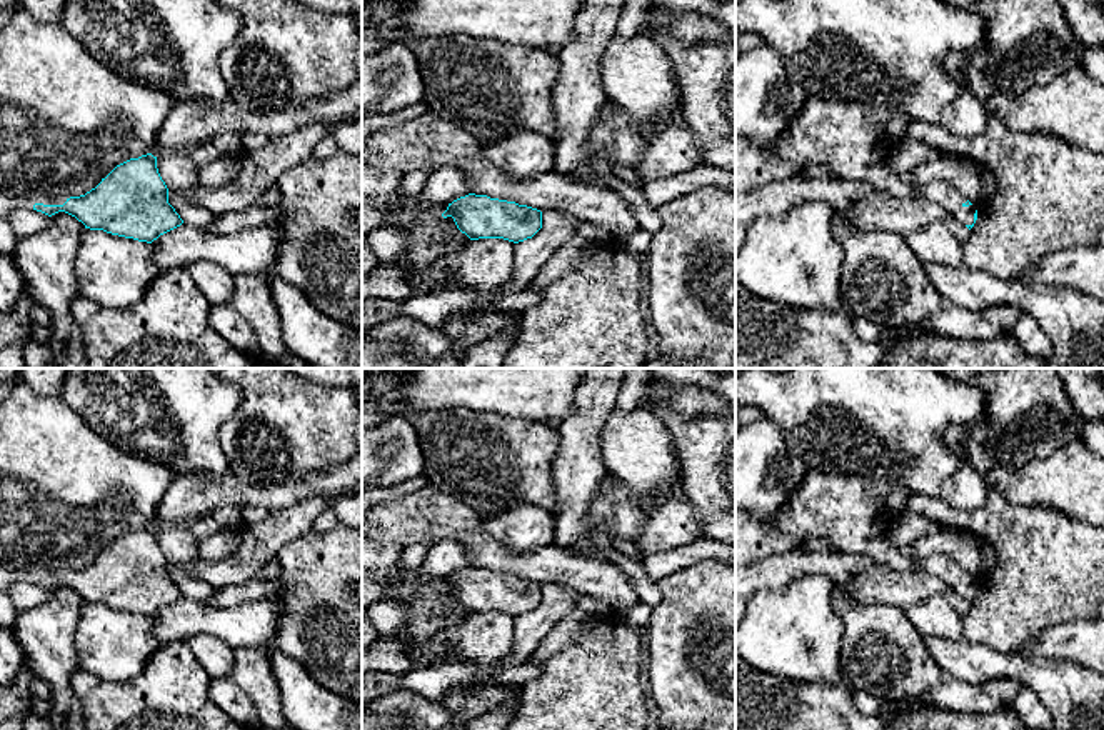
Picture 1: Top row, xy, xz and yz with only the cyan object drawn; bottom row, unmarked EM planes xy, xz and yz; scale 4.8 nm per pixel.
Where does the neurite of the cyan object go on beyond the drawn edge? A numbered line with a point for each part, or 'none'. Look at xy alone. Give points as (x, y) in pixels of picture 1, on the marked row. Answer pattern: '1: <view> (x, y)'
1: xy (7, 202)

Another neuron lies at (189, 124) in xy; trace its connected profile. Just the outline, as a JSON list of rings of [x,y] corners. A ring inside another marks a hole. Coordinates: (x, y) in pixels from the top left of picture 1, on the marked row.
[[[362,77],[345,90],[305,102],[302,107],[253,113],[230,98],[177,102],[153,143],[152,155],[187,152],[220,133],[262,133],[268,138],[292,133],[319,122],[354,118],[362,112]]]

